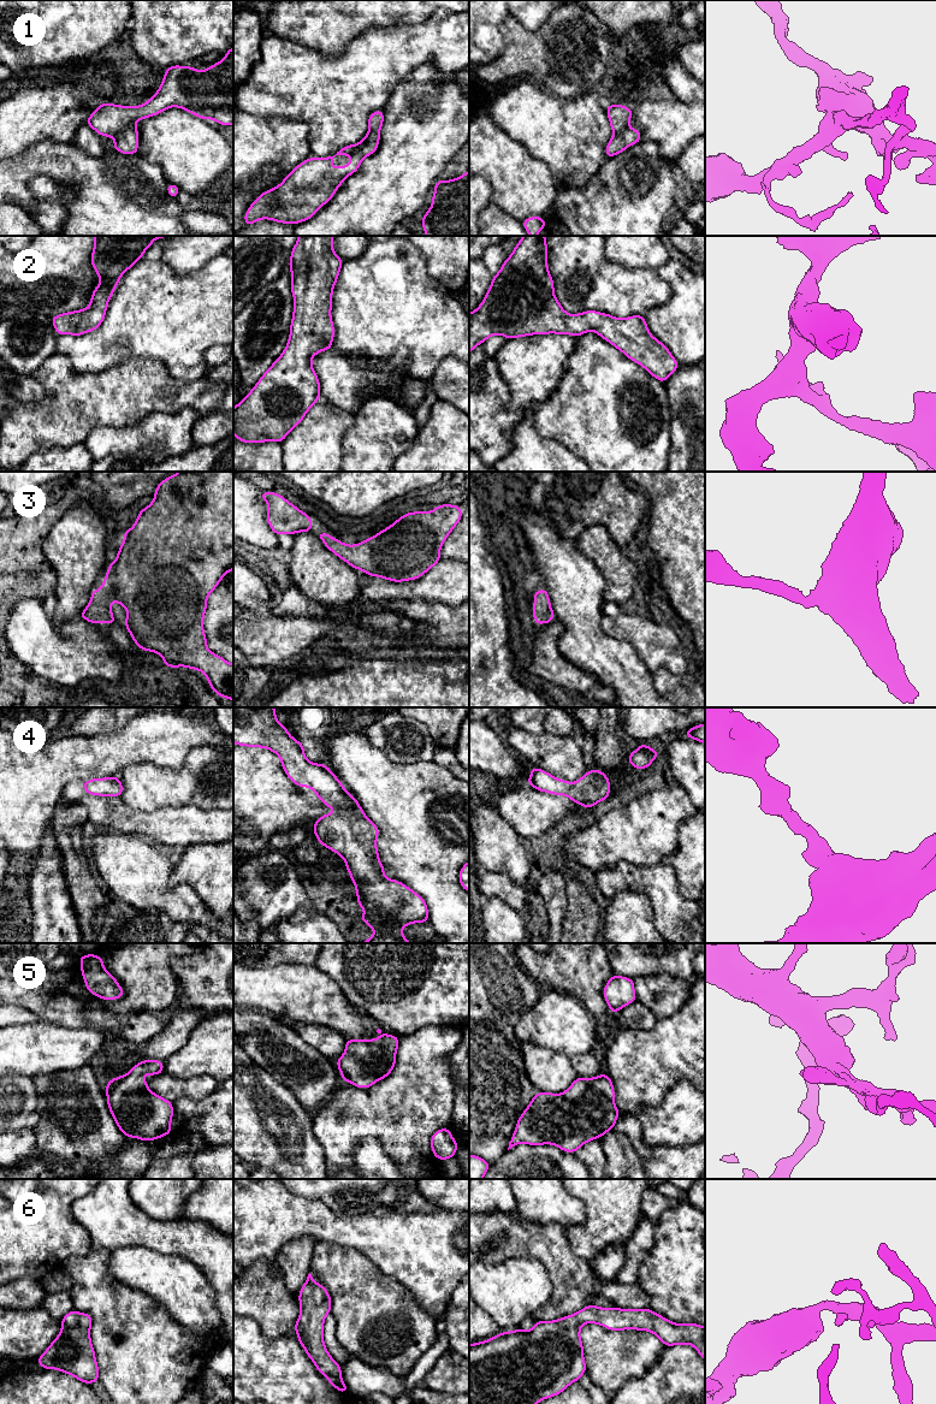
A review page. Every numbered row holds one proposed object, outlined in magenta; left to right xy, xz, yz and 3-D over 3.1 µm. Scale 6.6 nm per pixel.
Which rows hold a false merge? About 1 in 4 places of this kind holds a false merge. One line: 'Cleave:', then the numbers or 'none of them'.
Cleave: none of them

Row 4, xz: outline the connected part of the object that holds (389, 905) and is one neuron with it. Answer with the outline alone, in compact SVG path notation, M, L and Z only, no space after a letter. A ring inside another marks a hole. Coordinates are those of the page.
M233 707L236 719L245 719L245 724L233 722L233 742L238 746L268 748L278 754L283 770L297 787L309 787L327 807L340 808L340 812L327 813L314 821L313 833L318 842L339 854L356 888L357 905L365 910L360 917L375 934L360 943L410 943L401 929L413 923L427 923L428 908L422 896L399 881L384 876L377 839L378 827L365 814L356 798L351 795L326 764L315 764L304 756L303 744L294 739L288 728L282 725L274 707Z

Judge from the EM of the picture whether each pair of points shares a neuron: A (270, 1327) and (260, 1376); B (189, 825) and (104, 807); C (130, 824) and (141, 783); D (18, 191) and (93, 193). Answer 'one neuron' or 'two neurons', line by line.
A: two neurons
B: one neuron
C: two neurons
D: one neuron

